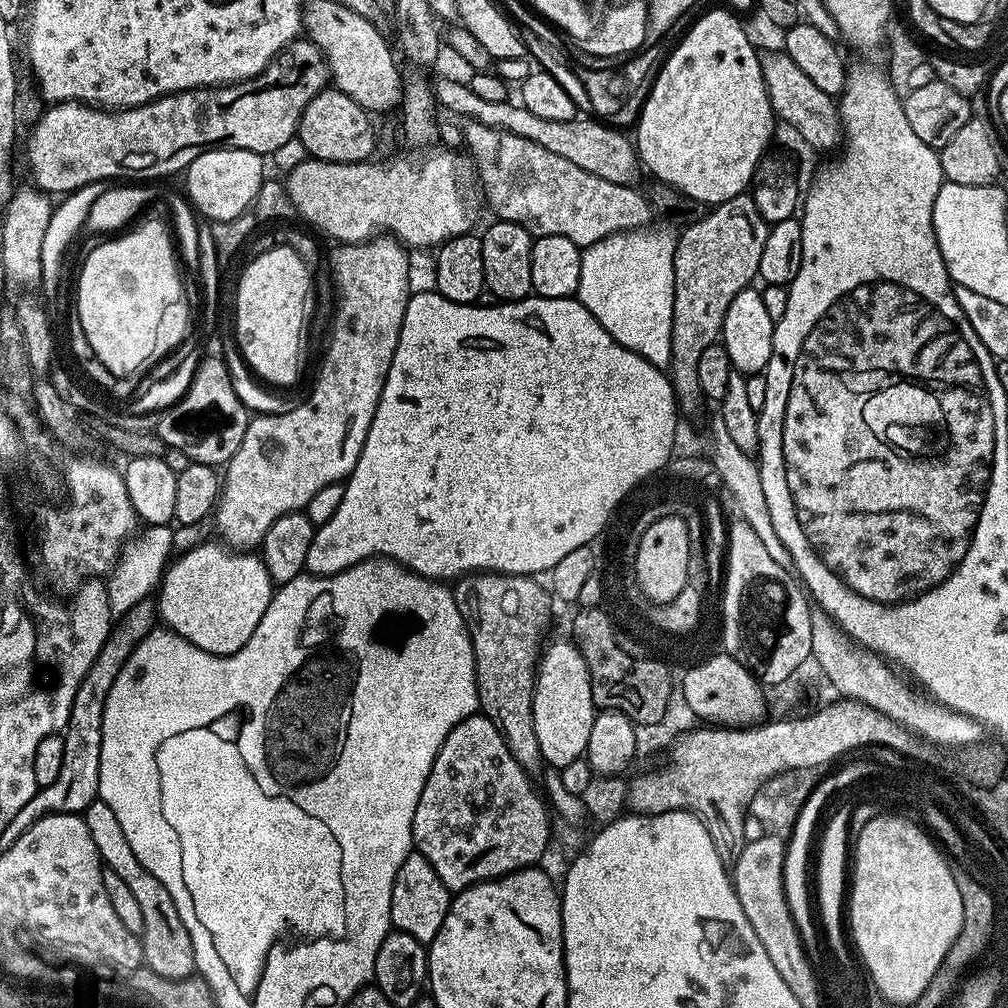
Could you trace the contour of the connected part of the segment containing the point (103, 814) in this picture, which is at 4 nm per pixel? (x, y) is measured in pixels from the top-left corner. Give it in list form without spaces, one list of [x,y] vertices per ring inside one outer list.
[[[98,798],[82,813],[86,826],[90,829],[90,838],[94,838],[94,846],[98,846],[98,854],[105,867],[118,874],[122,882],[130,886],[131,893],[142,910],[144,932],[139,935],[140,945],[144,948],[144,964],[154,974],[162,974],[162,978],[184,980],[196,972],[194,946],[190,942],[190,934],[178,918],[178,906],[174,906],[174,898],[170,898],[170,890],[138,862],[134,850],[130,850],[130,842],[126,842],[126,834],[118,822],[118,817],[110,811],[110,806]]]

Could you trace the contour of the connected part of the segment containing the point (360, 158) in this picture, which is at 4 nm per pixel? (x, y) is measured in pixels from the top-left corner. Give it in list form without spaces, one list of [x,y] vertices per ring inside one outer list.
[[[329,86],[314,98],[302,114],[296,127],[296,136],[302,142],[305,153],[311,159],[338,162],[339,164],[363,164],[376,146],[376,132],[372,129],[373,117],[354,102],[346,98],[335,86]]]

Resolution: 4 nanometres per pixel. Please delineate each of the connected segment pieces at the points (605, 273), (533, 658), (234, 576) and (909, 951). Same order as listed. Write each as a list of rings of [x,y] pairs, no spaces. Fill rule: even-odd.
[[[656,227],[631,228],[628,232],[610,234],[598,242],[594,242],[588,248],[583,249],[582,274],[578,278],[578,290],[576,291],[575,299],[579,300],[582,306],[586,306],[586,310],[590,310],[590,314],[594,314],[594,318],[598,318],[598,322],[602,322],[602,330],[606,330],[606,334],[610,334],[610,338],[614,338],[614,342],[626,346],[626,350],[634,350],[634,354],[646,358],[646,362],[650,362],[659,368],[667,369],[672,362],[670,338],[672,337],[672,315],[674,314],[674,250],[676,249],[676,236],[673,233],[668,233],[664,228]]]
[[[473,572],[459,577],[454,584],[458,610],[468,628],[476,659],[479,711],[488,716],[490,722],[494,722],[494,726],[504,735],[510,754],[514,754],[514,758],[529,774],[543,773],[546,767],[538,746],[538,734],[534,734],[532,695],[536,689],[536,670],[542,651],[540,639],[548,628],[553,601],[549,589],[545,585],[543,588],[538,581],[531,576],[511,576],[505,572]]]
[[[205,542],[194,546],[194,548],[188,552],[179,553],[179,555],[167,565],[163,575],[160,577],[158,585],[158,595],[160,594],[160,600],[158,599],[158,616],[162,621],[163,627],[167,628],[170,632],[176,632],[182,638],[186,638],[194,646],[198,646],[202,650],[206,650],[215,656],[229,656],[238,650],[242,650],[242,646],[246,646],[246,642],[250,642],[250,634],[254,634],[254,629],[257,628],[258,622],[262,622],[262,614],[266,614],[266,606],[270,606],[274,585],[268,573],[267,566],[255,551],[237,550],[223,542],[212,543],[213,542]]]
[[[877,814],[872,821],[866,822],[866,826],[862,827],[862,832],[854,838],[854,859],[850,864],[850,903],[846,908],[846,920],[849,925],[852,923],[852,930],[850,926],[851,943],[853,945],[856,943],[856,948],[860,951],[861,958],[864,959],[863,967],[879,995],[884,1000],[888,999],[892,1004],[911,1006],[920,997],[922,990],[926,990],[926,986],[930,986],[930,978],[934,978],[934,974],[938,970],[938,966],[942,966],[950,946],[954,946],[954,938],[958,938],[958,934],[962,930],[962,894],[958,894],[958,882],[954,882],[953,865],[946,859],[945,853],[938,847],[937,841],[913,820],[899,815],[884,815],[886,816]]]

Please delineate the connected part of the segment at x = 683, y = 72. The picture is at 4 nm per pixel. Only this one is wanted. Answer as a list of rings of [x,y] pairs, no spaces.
[[[728,10],[719,11],[708,12],[705,16],[698,17],[693,22],[692,29],[681,38],[680,45],[677,48],[673,47],[669,51],[668,59],[664,62],[664,67],[660,69],[660,72],[656,75],[656,81],[652,84],[652,92],[648,95],[648,101],[644,103],[644,108],[640,111],[640,119],[634,125],[634,131],[636,131],[634,143],[636,145],[639,163],[647,171],[649,168],[656,175],[655,179],[657,181],[672,185],[679,192],[683,192],[685,196],[700,200],[706,206],[715,206],[726,202],[730,198],[741,195],[753,183],[756,168],[769,151],[767,150],[768,143],[773,143],[773,132],[778,121],[772,111],[772,103],[770,102],[768,91],[762,78],[760,56],[758,55],[758,51],[756,52],[755,46],[752,45],[752,40],[748,37],[747,30],[740,25],[741,17]]]

